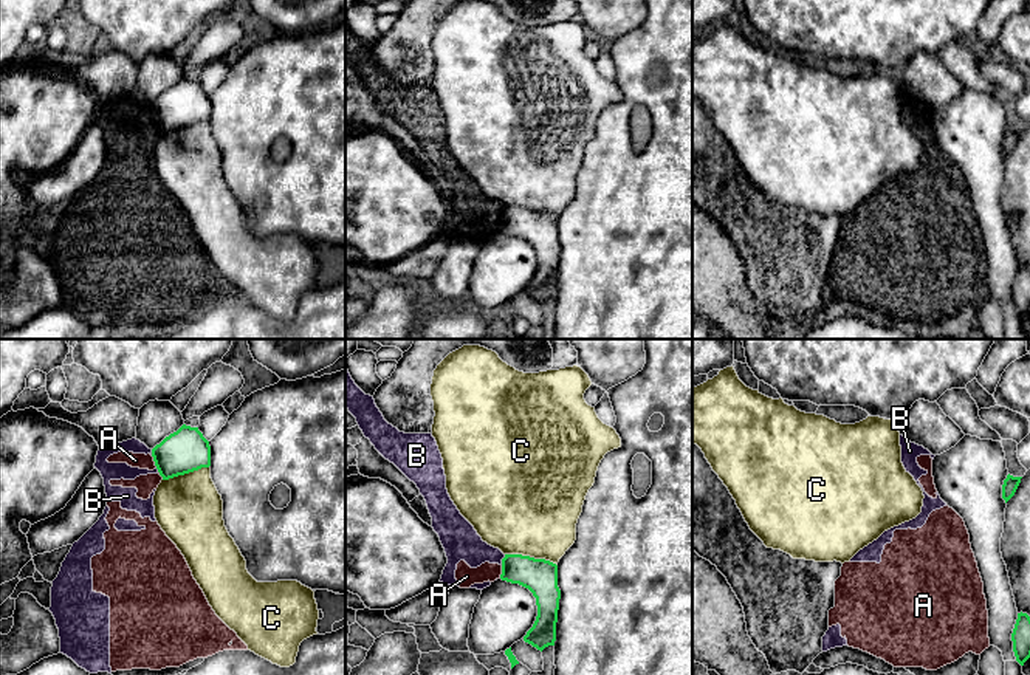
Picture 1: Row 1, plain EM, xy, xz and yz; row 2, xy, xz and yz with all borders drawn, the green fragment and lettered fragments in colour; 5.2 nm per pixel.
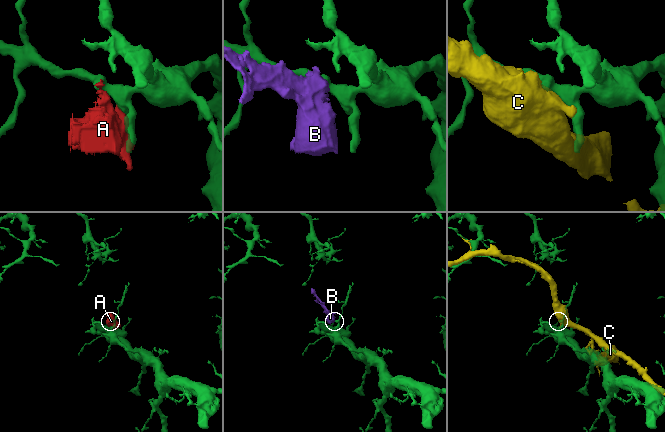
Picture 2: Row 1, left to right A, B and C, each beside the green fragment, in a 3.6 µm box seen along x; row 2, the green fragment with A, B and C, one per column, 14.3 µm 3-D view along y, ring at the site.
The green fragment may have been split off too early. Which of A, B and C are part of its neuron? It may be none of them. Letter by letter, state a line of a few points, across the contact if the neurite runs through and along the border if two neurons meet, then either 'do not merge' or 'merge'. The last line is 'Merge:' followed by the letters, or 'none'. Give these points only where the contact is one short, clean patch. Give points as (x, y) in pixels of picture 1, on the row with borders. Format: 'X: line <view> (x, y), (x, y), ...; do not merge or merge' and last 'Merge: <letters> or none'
A: do not merge
B: line xz (505, 555), (501, 564); do not merge
C: do not merge
Merge: none

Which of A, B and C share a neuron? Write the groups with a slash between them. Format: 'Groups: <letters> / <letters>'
Groups: A B / C

